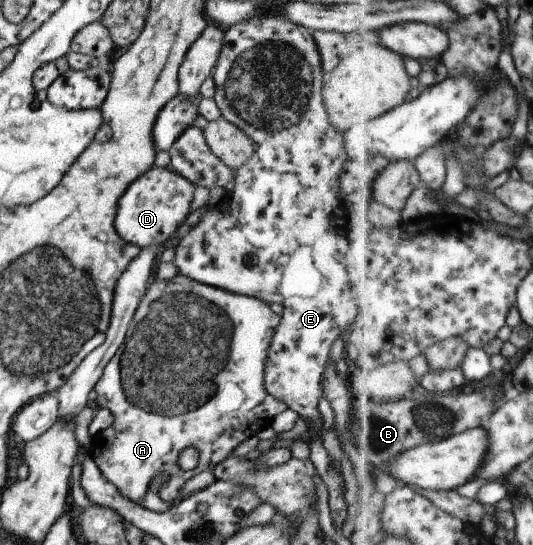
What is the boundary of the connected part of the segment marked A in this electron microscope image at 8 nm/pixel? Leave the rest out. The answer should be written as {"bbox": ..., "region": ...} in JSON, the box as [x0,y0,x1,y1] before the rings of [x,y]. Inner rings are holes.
{"bbox":[90,274,288,504],"region":[[[183,274],[174,275],[171,280],[152,280],[152,284],[148,286],[147,292],[136,308],[136,313],[132,316],[129,330],[126,332],[122,345],[116,350],[112,360],[108,362],[102,377],[93,389],[98,395],[96,402],[98,402],[99,408],[107,408],[114,415],[114,423],[106,430],[102,430],[92,441],[92,452],[90,453],[104,479],[112,482],[126,500],[138,504],[138,502],[142,502],[142,498],[148,493],[152,479],[159,475],[159,472],[165,471],[169,473],[169,479],[158,490],[157,494],[164,502],[173,504],[177,502],[180,490],[184,488],[184,484],[190,478],[194,478],[200,472],[213,471],[214,467],[232,455],[232,452],[239,444],[257,435],[263,428],[272,426],[276,416],[288,409],[288,406],[282,400],[277,400],[274,396],[270,396],[266,392],[266,388],[264,388],[264,364],[266,364],[267,351],[277,325],[279,325],[278,314],[270,312],[268,305],[256,300],[254,297],[239,296],[238,293],[224,292],[223,289],[199,284],[198,281],[188,279]],[[190,446],[196,448],[200,460],[198,460],[196,469],[188,472],[178,466],[178,456],[182,454],[182,450],[186,450]]]}

